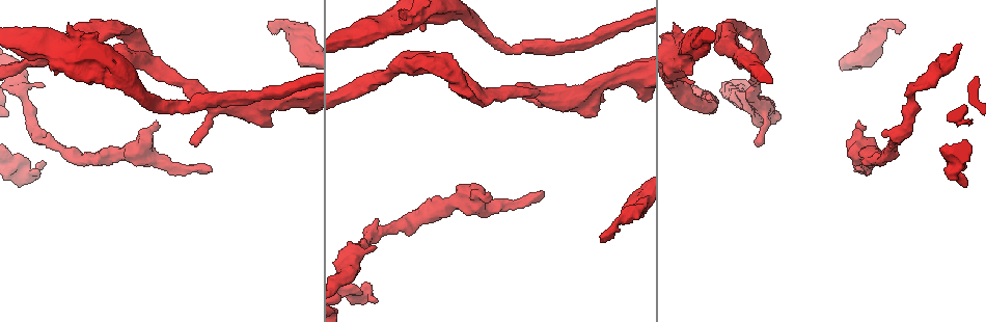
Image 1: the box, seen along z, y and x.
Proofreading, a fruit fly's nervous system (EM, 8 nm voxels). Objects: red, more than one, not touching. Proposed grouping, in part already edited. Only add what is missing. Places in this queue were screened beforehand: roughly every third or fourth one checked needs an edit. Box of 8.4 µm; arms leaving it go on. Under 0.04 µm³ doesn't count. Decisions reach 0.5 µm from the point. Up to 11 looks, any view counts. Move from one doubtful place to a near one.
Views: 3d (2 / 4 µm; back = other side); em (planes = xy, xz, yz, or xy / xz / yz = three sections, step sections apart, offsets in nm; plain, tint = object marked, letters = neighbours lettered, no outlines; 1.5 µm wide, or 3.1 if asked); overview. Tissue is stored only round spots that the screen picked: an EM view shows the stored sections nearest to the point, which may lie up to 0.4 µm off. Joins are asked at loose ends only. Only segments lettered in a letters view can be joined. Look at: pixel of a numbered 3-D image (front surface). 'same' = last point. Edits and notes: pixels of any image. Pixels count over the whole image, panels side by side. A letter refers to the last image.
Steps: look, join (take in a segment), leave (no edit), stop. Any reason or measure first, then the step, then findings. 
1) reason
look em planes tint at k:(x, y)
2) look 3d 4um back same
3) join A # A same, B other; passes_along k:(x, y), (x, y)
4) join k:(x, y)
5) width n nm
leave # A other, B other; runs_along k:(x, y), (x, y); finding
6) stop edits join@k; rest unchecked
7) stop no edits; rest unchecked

end of a long branch
look 3d 4um back at 1:(43, 164)

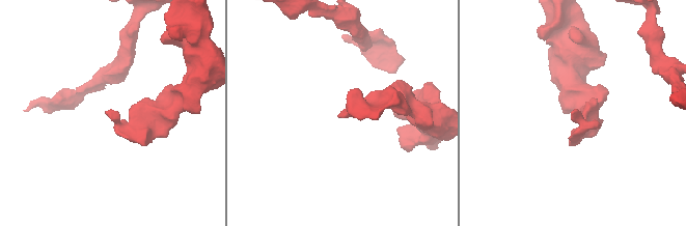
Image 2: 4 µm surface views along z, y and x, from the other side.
look em planes letters at 2:(108, 111)

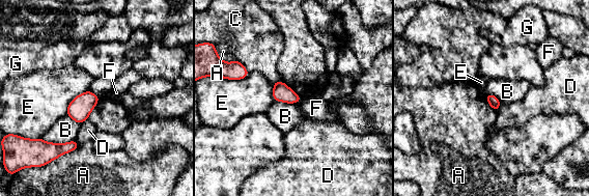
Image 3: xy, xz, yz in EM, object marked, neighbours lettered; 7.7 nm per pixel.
leave # A other, B other, C other, D other, E other, F other, G other; border 3:(40, 138), (58, 143), (74, 139); no lettered segment goes on from it

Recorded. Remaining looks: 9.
free end
look 3d 2um at 1:(155, 122)

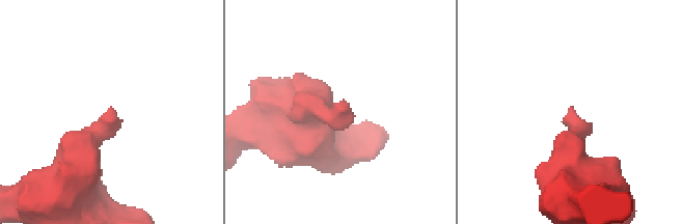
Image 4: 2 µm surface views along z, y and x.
now the EM
look em xz step 8 letters at 4:(112, 111)

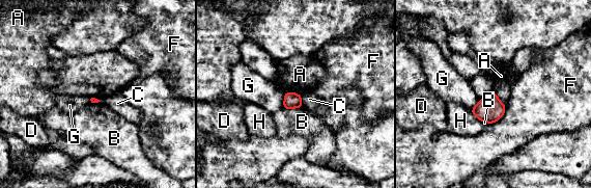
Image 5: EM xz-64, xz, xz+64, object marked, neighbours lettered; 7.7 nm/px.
another direction
look em planes letters same

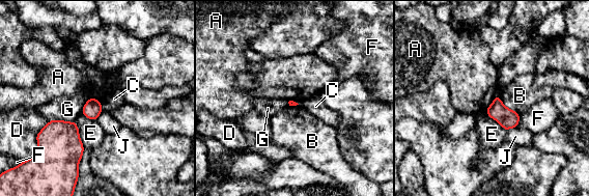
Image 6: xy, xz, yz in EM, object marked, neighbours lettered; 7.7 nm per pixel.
leave # A other, B other, C other, D other, E other, F other, G other, J other; border 6:(497, 94), (485, 111); none of them fits

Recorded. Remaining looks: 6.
an open end
look em planes letters at 1:(192, 144)

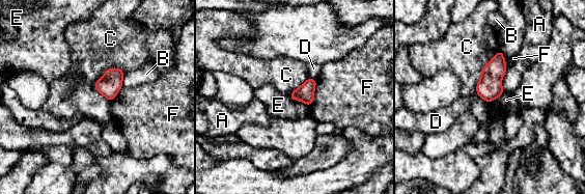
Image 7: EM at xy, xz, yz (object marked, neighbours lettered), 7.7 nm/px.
width 140 nm
leave # A other, B other, C other, D other, E other, F other; no lettered segment goes on from it

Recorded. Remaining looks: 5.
free end
look em planes tint at 1:(854, 170)

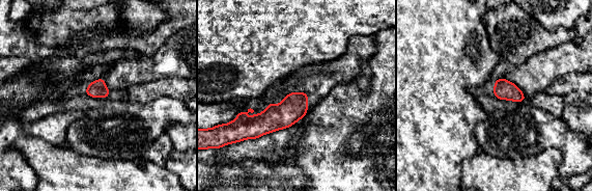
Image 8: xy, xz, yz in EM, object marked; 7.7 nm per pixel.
what lies round it
look em planes letters same

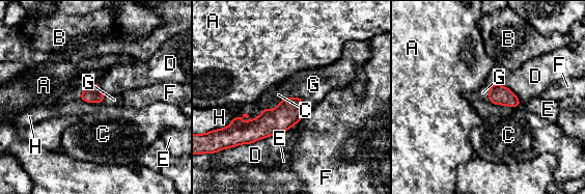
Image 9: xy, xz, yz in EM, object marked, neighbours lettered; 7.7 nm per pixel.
width 130 nm
join G # A other, B other, C other, D other, E other, F other, G same, H other; passes_along 9:(288, 112), (297, 98), (313, 84); the neuron continues

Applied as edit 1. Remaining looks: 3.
stop edits join@9; rest unchecked

